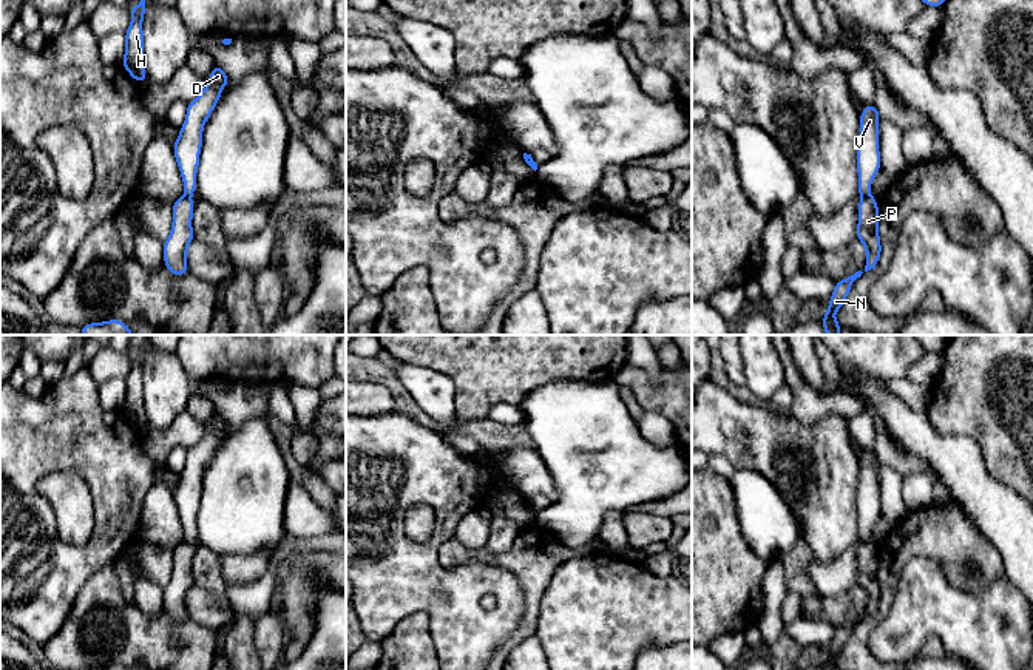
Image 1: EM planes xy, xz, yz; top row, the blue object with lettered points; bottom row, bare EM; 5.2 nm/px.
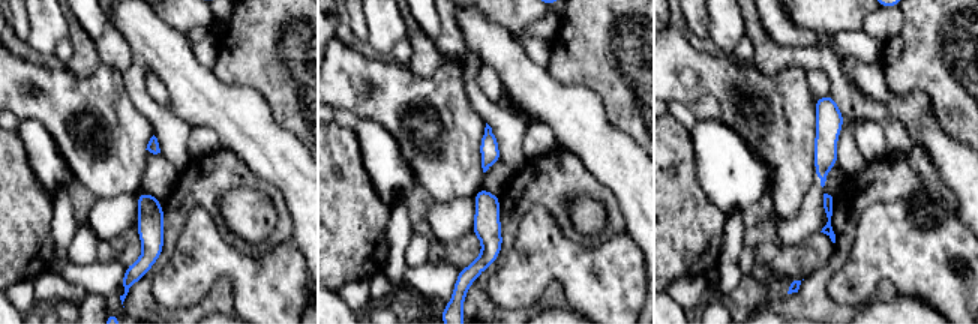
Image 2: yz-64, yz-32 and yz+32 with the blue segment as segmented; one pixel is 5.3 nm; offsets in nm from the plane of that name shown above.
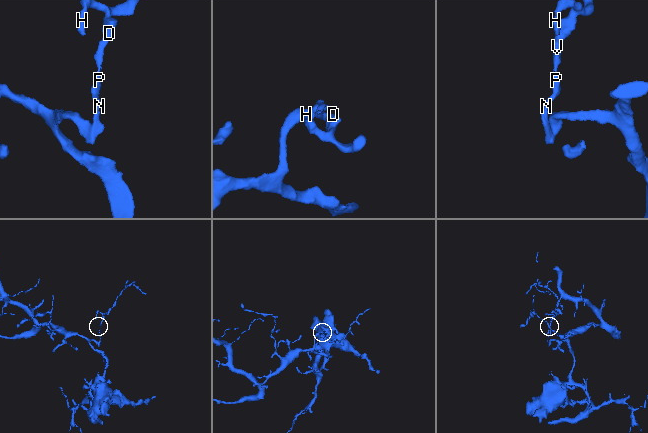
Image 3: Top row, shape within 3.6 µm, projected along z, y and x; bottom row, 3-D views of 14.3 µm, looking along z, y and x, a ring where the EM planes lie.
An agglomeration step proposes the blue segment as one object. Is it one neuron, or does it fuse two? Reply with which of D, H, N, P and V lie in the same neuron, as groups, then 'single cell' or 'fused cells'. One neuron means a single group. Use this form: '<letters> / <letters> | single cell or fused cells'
D H V / N P | fused cells

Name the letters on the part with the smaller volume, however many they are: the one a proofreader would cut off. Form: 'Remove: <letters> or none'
Remove: D, H, V

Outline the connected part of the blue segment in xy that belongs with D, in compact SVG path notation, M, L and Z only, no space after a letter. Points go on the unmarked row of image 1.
M213 409L210 426L204 437L195 446L188 448L185 468L181 472L178 486L173 489L173 499L179 511L187 542L196 539L202 474L221 445L221 435L227 431L227 420L219 411Z

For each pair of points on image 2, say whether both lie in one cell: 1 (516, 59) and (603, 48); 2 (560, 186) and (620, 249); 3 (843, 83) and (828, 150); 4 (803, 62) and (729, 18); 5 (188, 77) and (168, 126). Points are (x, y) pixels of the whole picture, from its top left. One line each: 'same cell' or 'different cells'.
1: different cells
2: different cells
3: different cells
4: different cells
5: different cells

